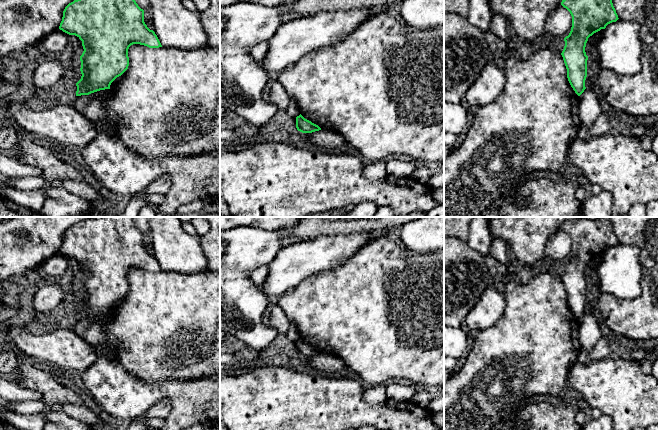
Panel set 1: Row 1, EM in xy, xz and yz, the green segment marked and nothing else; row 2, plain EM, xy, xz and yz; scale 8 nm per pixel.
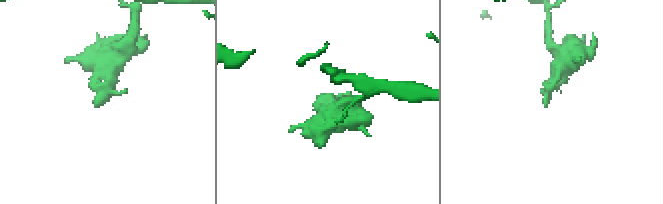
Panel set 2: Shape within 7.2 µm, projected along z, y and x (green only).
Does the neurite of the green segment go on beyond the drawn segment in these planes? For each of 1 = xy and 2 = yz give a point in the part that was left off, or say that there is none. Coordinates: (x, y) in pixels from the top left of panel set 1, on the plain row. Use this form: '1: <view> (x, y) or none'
1: none
2: none

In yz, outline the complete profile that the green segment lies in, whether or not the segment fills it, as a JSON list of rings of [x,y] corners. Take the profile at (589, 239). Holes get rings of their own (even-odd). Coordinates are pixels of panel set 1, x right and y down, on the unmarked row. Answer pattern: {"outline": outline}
{"outline": [[[571,217],[562,224],[561,229],[572,240],[571,255],[564,262],[565,270],[561,279],[568,305],[580,320],[586,313],[588,280],[585,271],[588,262],[619,242],[612,227],[612,217],[599,217],[593,221]]]}

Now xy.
{"outline": [[[95,217],[74,224],[65,231],[59,253],[82,265],[82,300],[76,307],[76,320],[110,313],[111,307],[128,293],[128,273],[131,269],[162,271],[155,256],[145,248],[144,234],[134,224],[134,217]]]}

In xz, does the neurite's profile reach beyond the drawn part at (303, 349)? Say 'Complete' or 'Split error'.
Complete

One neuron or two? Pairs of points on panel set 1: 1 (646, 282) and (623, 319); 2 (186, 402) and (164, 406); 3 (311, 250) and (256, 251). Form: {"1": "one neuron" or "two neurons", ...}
{"1": "one neuron", "2": "two neurons", "3": "two neurons"}

